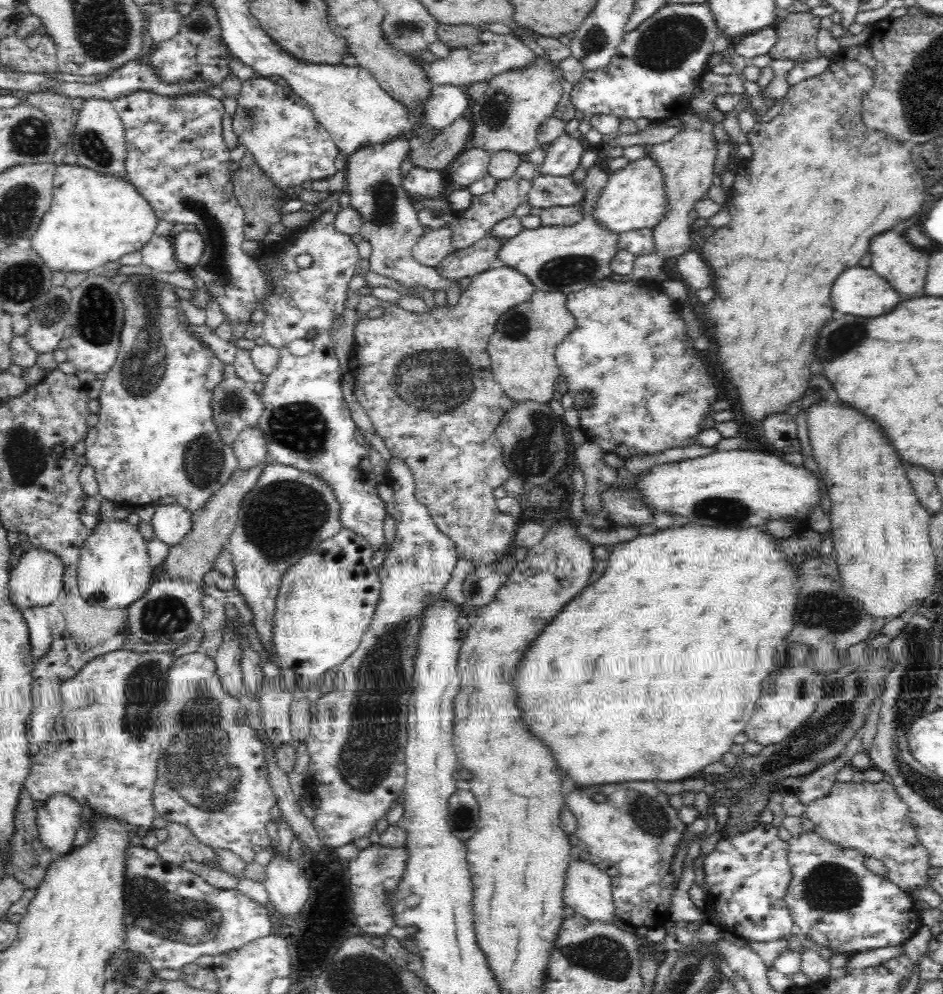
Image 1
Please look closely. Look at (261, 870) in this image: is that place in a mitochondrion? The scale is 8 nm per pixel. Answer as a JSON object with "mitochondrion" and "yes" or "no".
{"mitochondrion":"no"}

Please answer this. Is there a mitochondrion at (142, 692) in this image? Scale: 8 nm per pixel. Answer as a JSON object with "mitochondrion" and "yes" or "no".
{"mitochondrion":"yes"}

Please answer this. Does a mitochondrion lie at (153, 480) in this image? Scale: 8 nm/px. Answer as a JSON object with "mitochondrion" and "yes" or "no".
{"mitochondrion":"no"}

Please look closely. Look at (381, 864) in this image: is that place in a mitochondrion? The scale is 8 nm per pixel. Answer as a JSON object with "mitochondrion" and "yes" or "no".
{"mitochondrion":"yes"}

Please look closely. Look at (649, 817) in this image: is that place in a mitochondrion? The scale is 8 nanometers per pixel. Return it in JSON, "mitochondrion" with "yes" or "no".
{"mitochondrion":"yes"}

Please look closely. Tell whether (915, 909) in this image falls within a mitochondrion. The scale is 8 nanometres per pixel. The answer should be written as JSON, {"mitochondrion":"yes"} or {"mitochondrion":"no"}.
{"mitochondrion":"no"}

